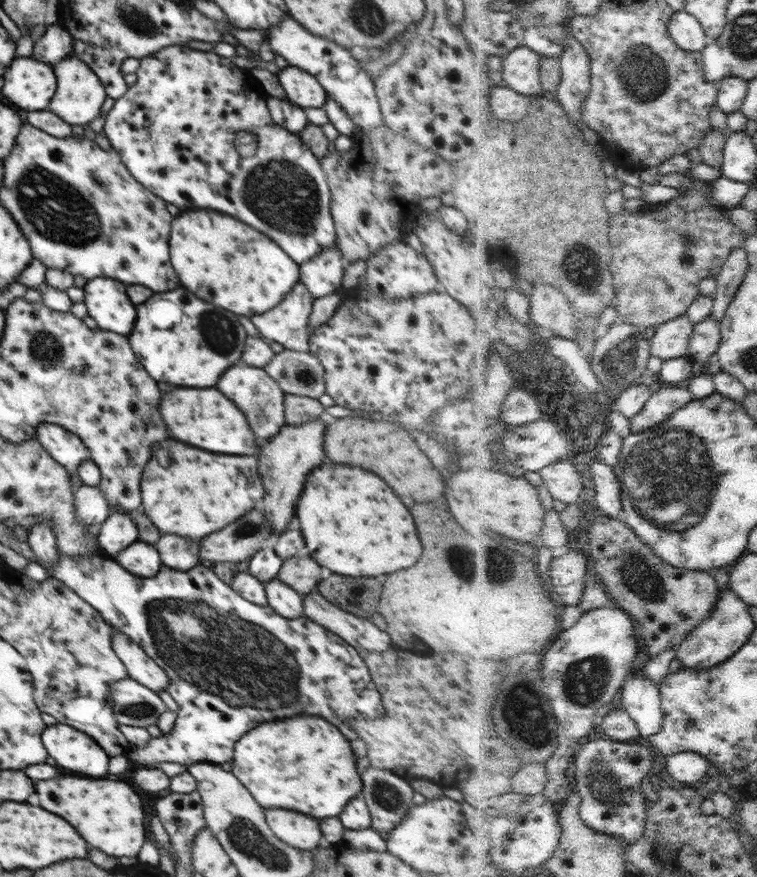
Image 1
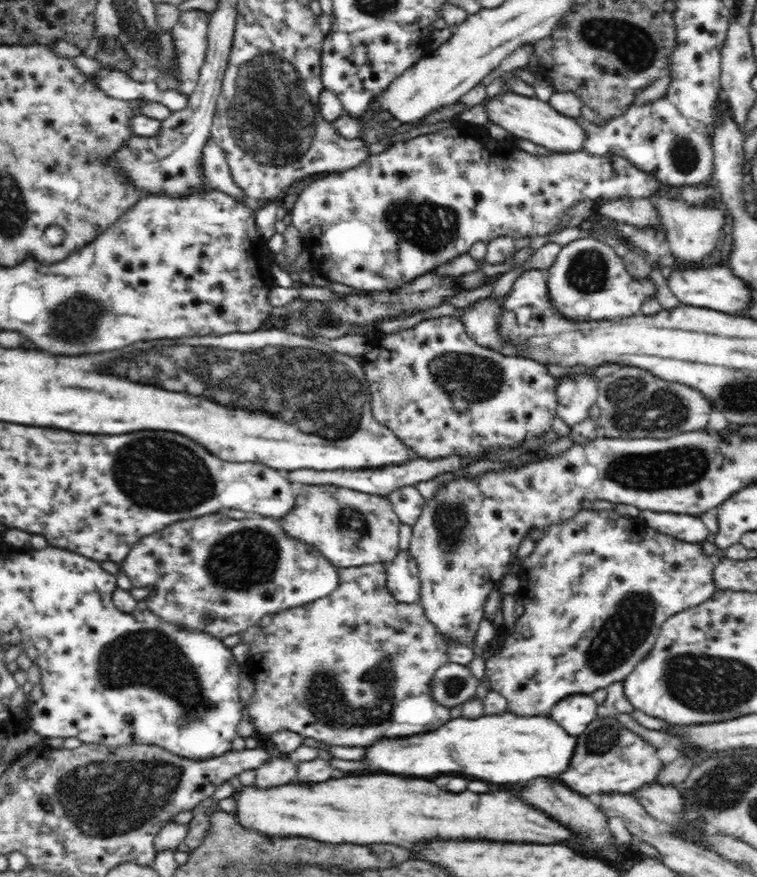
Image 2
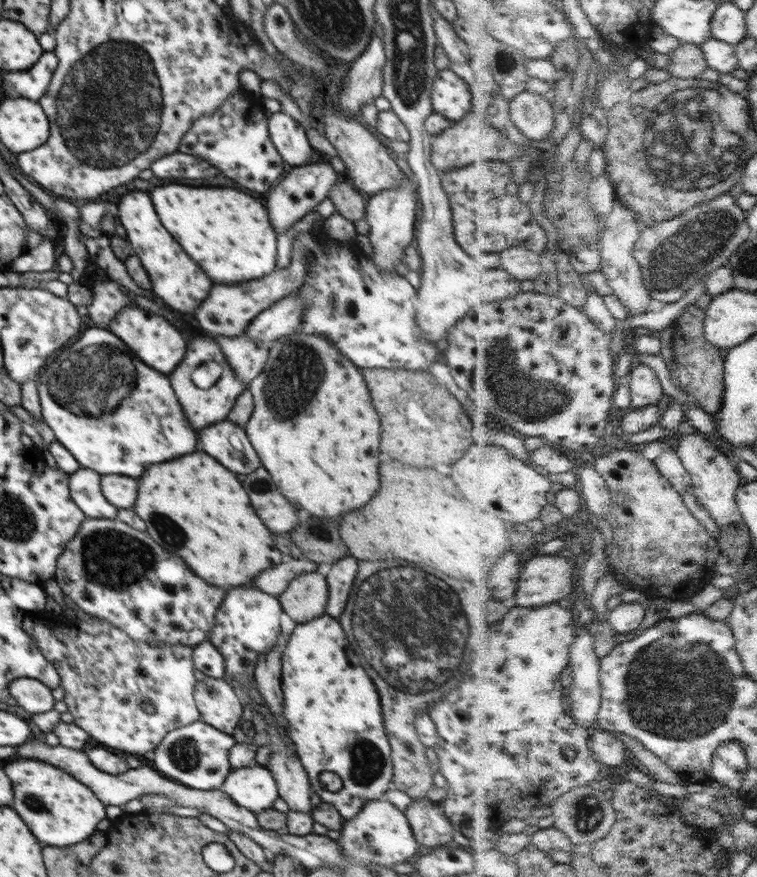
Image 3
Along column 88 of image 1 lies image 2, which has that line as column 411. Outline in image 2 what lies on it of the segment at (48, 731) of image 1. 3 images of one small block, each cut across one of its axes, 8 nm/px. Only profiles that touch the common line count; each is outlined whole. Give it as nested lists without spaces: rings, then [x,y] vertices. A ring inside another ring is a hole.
[[[506,712],[477,719],[458,717],[428,734],[414,734],[402,740],[382,740],[368,748],[366,760],[376,770],[404,776],[464,774],[494,784],[526,782],[538,776],[556,776],[570,766],[576,737],[570,736],[550,716],[518,716]]]

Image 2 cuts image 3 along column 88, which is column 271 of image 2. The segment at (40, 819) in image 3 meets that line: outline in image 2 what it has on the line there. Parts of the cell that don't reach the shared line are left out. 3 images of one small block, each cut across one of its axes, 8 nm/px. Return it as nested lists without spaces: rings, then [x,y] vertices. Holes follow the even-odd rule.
[[[348,776],[332,778],[326,784],[286,784],[280,788],[260,790],[260,788],[242,788],[238,794],[238,812],[236,818],[244,828],[258,830],[266,836],[304,837],[323,843],[342,844],[396,844],[410,848],[412,844],[426,844],[430,840],[498,840],[498,842],[532,842],[532,844],[564,844],[574,842],[576,836],[556,820],[548,818],[544,812],[524,804],[514,798],[510,792],[490,792],[474,794],[462,792],[452,794],[440,790],[434,782],[422,778],[402,778],[402,776]]]

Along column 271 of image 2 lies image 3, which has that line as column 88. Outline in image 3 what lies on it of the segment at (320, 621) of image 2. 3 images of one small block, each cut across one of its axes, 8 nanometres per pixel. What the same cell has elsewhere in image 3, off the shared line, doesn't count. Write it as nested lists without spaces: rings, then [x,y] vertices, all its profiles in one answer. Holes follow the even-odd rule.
[[[30,611],[24,618],[23,628],[58,671],[61,687],[66,691],[63,700],[74,717],[73,723],[109,750],[150,756],[168,732],[200,719],[193,695],[197,684],[193,650],[185,645],[150,645],[143,640],[134,640],[108,621],[92,618],[94,621],[76,622],[70,634],[70,626],[60,620],[56,622],[52,612]]]

